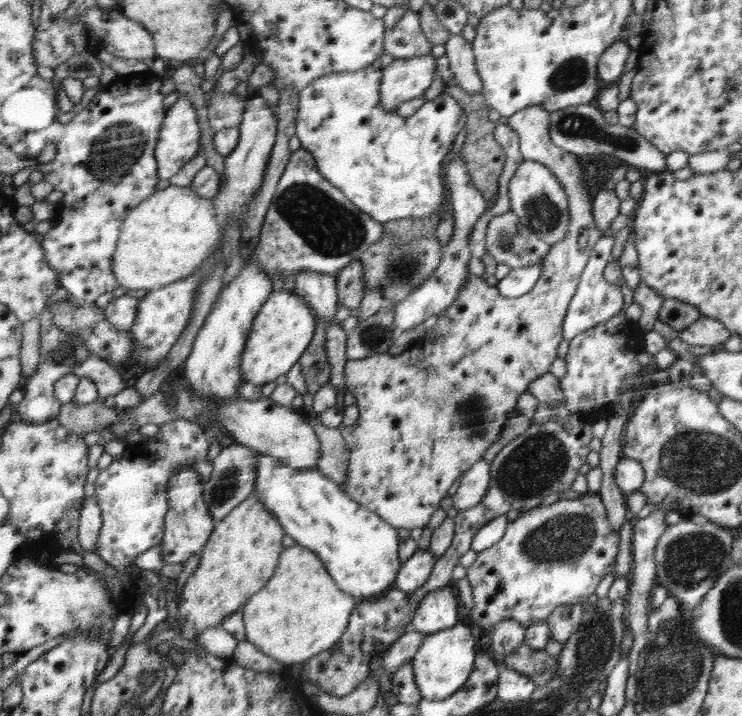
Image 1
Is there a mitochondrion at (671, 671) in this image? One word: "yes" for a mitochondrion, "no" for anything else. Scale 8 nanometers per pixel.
yes

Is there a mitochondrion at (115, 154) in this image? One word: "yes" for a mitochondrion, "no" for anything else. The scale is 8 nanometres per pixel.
yes

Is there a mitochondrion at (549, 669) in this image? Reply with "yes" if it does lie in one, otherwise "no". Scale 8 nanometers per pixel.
yes

